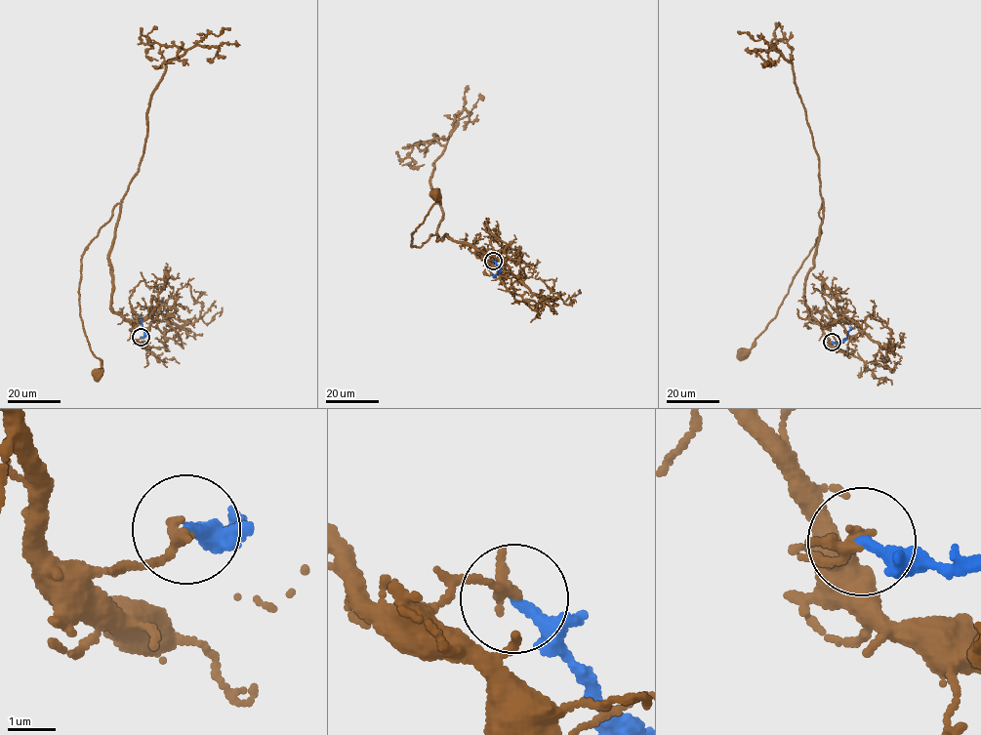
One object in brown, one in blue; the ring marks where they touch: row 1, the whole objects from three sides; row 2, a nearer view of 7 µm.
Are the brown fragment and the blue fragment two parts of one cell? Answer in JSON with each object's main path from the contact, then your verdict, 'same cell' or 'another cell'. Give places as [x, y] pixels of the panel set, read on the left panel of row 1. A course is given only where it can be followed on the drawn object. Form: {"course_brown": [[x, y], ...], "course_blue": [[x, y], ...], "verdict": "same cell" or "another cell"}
{"course_brown": [[141, 337], [133, 339], [132, 325], [111, 306], [117, 203], [80, 262], [80, 308], [100, 360], [98, 375]], "course_blue": [[141, 337], [144, 333], [140, 319]], "verdict": "another cell"}

